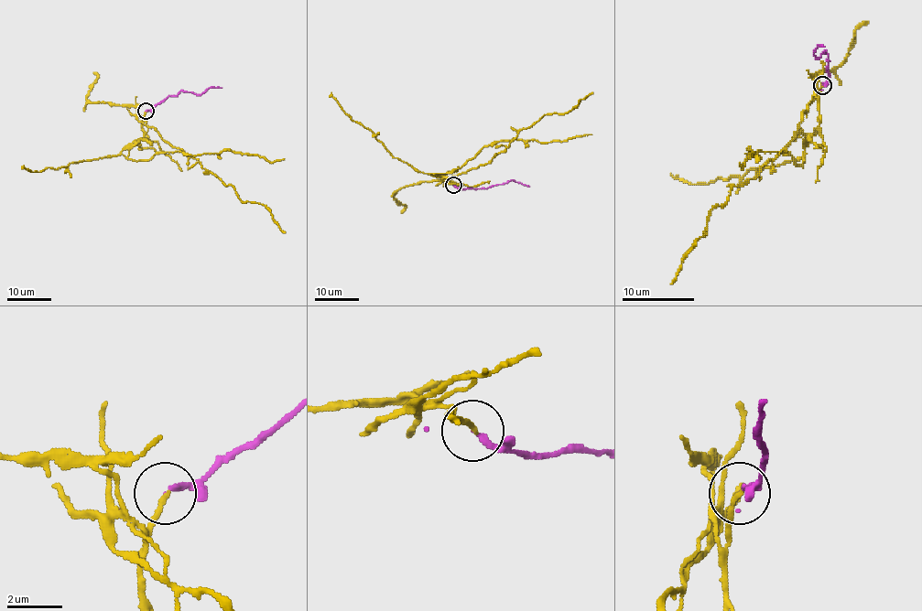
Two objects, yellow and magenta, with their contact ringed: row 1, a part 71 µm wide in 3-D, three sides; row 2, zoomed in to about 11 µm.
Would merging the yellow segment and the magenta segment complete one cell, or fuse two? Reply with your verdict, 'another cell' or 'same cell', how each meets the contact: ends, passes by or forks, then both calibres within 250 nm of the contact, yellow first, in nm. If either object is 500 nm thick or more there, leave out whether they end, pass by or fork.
another cell; yellow ends there; magenta ends there; 180 nm thick on the yellow side, 190 nm on the other

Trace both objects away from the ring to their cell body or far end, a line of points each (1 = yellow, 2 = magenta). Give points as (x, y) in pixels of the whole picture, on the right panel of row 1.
1: (822, 84), (818, 126), (801, 166), (790, 155), (759, 150), (750, 156), (748, 148), (739, 162)
2: (822, 84), (828, 80), (826, 52), (818, 58), (813, 54), (817, 47), (824, 47)

